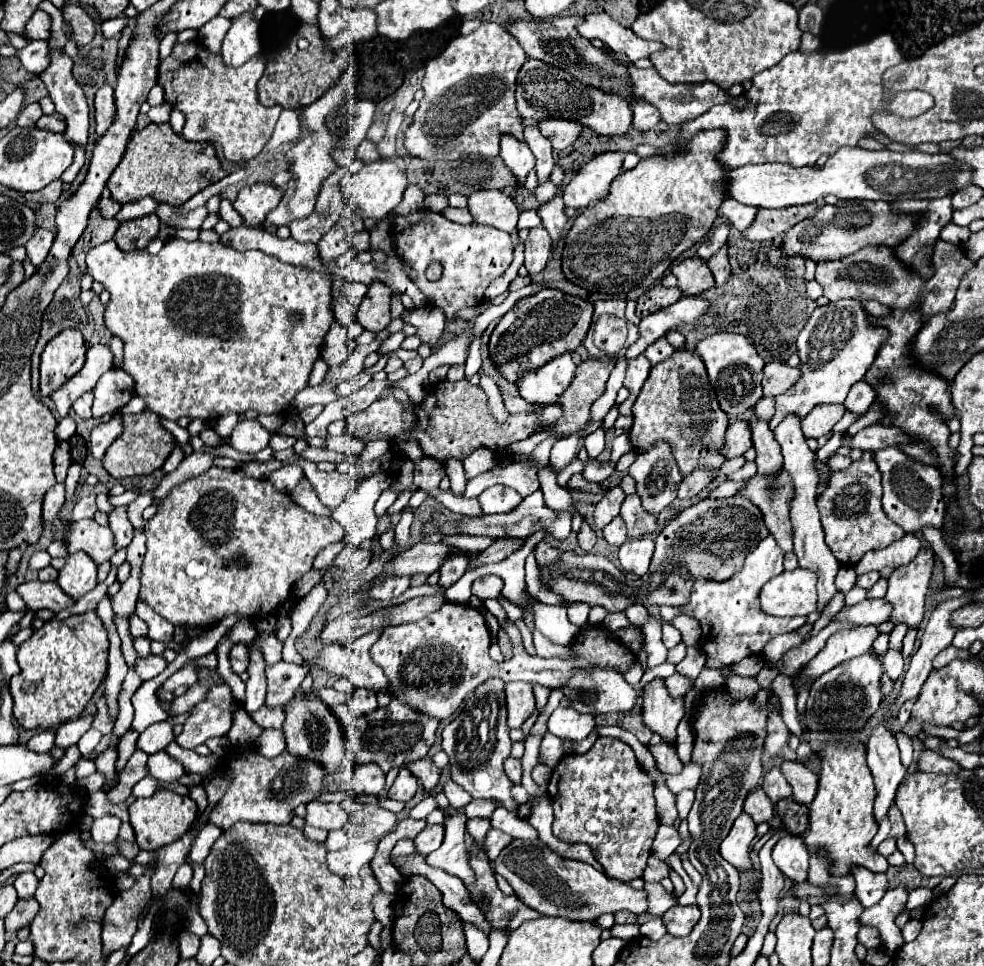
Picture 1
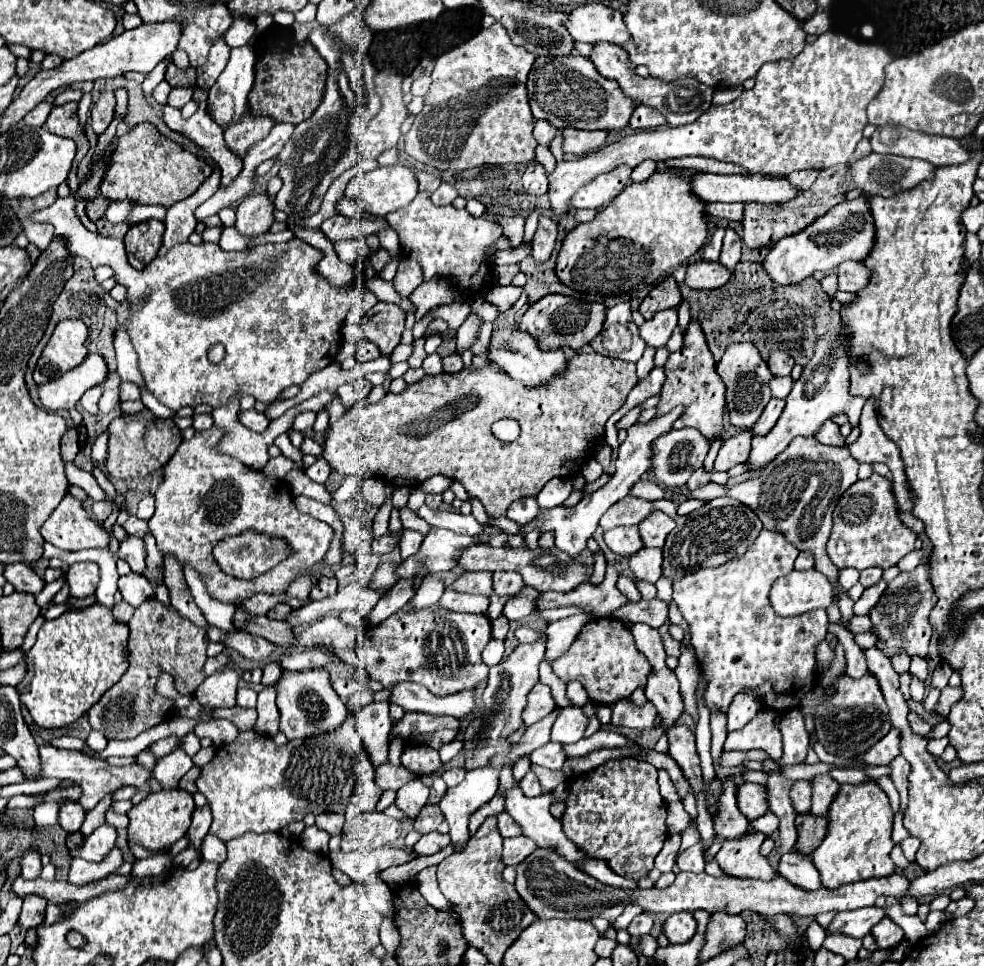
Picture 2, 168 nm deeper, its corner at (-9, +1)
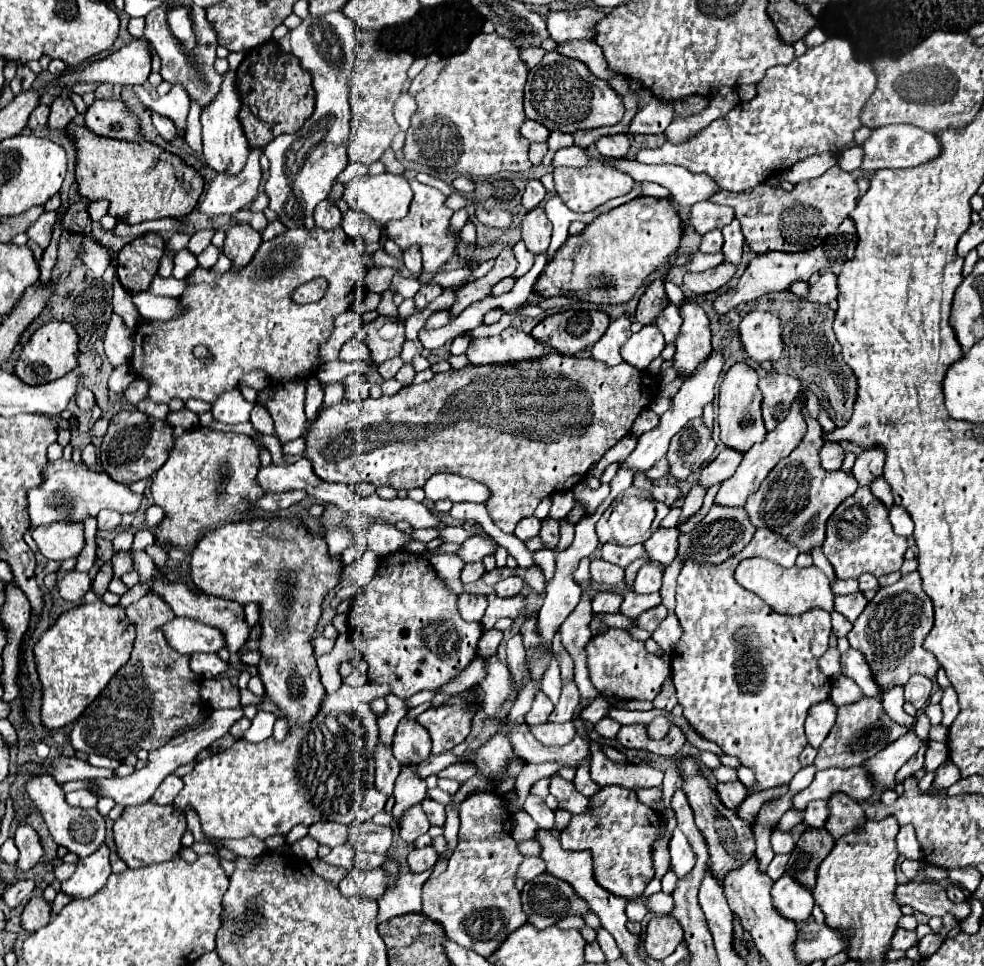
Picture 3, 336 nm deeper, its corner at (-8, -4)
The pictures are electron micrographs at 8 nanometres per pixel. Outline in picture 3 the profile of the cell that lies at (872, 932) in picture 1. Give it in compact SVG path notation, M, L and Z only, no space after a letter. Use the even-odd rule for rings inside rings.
M902 928L892 938L892 948L896 948L896 950L908 950L916 944L918 944L916 932L908 932L908 930L902 930Z

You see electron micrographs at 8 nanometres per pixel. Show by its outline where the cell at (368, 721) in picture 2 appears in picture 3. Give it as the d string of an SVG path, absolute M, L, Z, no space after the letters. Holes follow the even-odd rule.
M378 744L378 748L376 748L376 788L390 798L394 780L398 774L400 774L400 762L396 762L396 758L392 758L390 748Z

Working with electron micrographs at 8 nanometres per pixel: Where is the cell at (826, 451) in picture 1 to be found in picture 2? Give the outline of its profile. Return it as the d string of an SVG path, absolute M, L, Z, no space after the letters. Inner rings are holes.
M843 325L843 331L839 335L831 335L831 337L821 335L815 341L813 355L811 355L809 363L805 365L801 377L793 383L793 389L791 389L791 393L785 399L787 403L785 403L783 415L779 417L777 425L765 437L753 437L753 449L751 449L751 457L749 457L751 469L765 467L795 437L799 437L799 435L803 435L803 437L813 435L823 421L831 419L837 413L845 413L849 417L849 425L857 427L865 399L863 397L855 397L855 395L849 393L849 383L851 383L849 367L851 365L855 365L855 369L861 371L861 373L865 373L869 369L869 365L867 365L865 359L853 361L853 357L849 355L849 337L845 333L845 325Z

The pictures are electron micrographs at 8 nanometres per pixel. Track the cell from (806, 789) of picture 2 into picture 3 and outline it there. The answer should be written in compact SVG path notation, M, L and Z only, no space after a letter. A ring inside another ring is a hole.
M812 800L804 810L804 824L810 828L824 828L828 820L828 802Z

